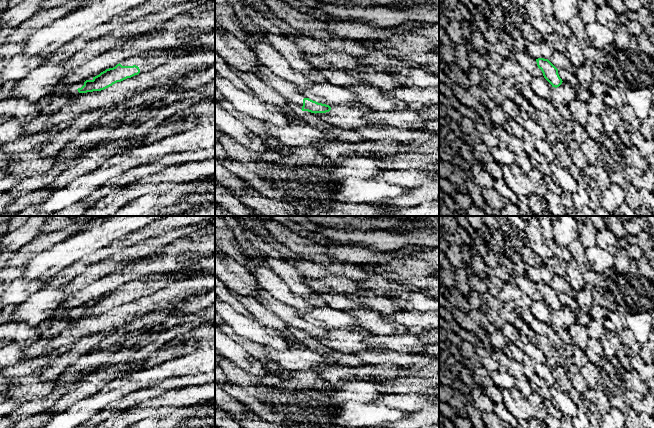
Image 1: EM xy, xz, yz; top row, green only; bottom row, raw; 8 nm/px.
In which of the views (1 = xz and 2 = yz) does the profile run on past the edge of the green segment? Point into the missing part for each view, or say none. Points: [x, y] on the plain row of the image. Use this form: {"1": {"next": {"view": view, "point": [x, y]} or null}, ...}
{"1": {"next": {"view": "xz", "point": [289, 314]}}, "2": {"next": null}}

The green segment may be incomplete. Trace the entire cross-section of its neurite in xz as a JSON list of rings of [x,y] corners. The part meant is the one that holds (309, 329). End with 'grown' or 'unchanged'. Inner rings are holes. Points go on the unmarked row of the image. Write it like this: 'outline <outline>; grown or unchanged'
outline [[[265,290],[259,292],[256,300],[275,313],[280,319],[284,320],[296,333],[315,338],[326,337],[331,334],[329,329],[309,323],[297,309],[274,298]]]; grown

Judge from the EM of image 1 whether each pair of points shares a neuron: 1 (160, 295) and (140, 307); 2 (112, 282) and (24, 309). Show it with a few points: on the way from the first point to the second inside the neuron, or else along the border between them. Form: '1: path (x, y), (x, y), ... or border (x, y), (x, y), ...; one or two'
1: path (155, 300), (145, 304); one
2: border (73, 293), (54, 310); two

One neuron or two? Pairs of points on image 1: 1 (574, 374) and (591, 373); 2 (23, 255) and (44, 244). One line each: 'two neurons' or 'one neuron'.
1: two neurons
2: one neuron

